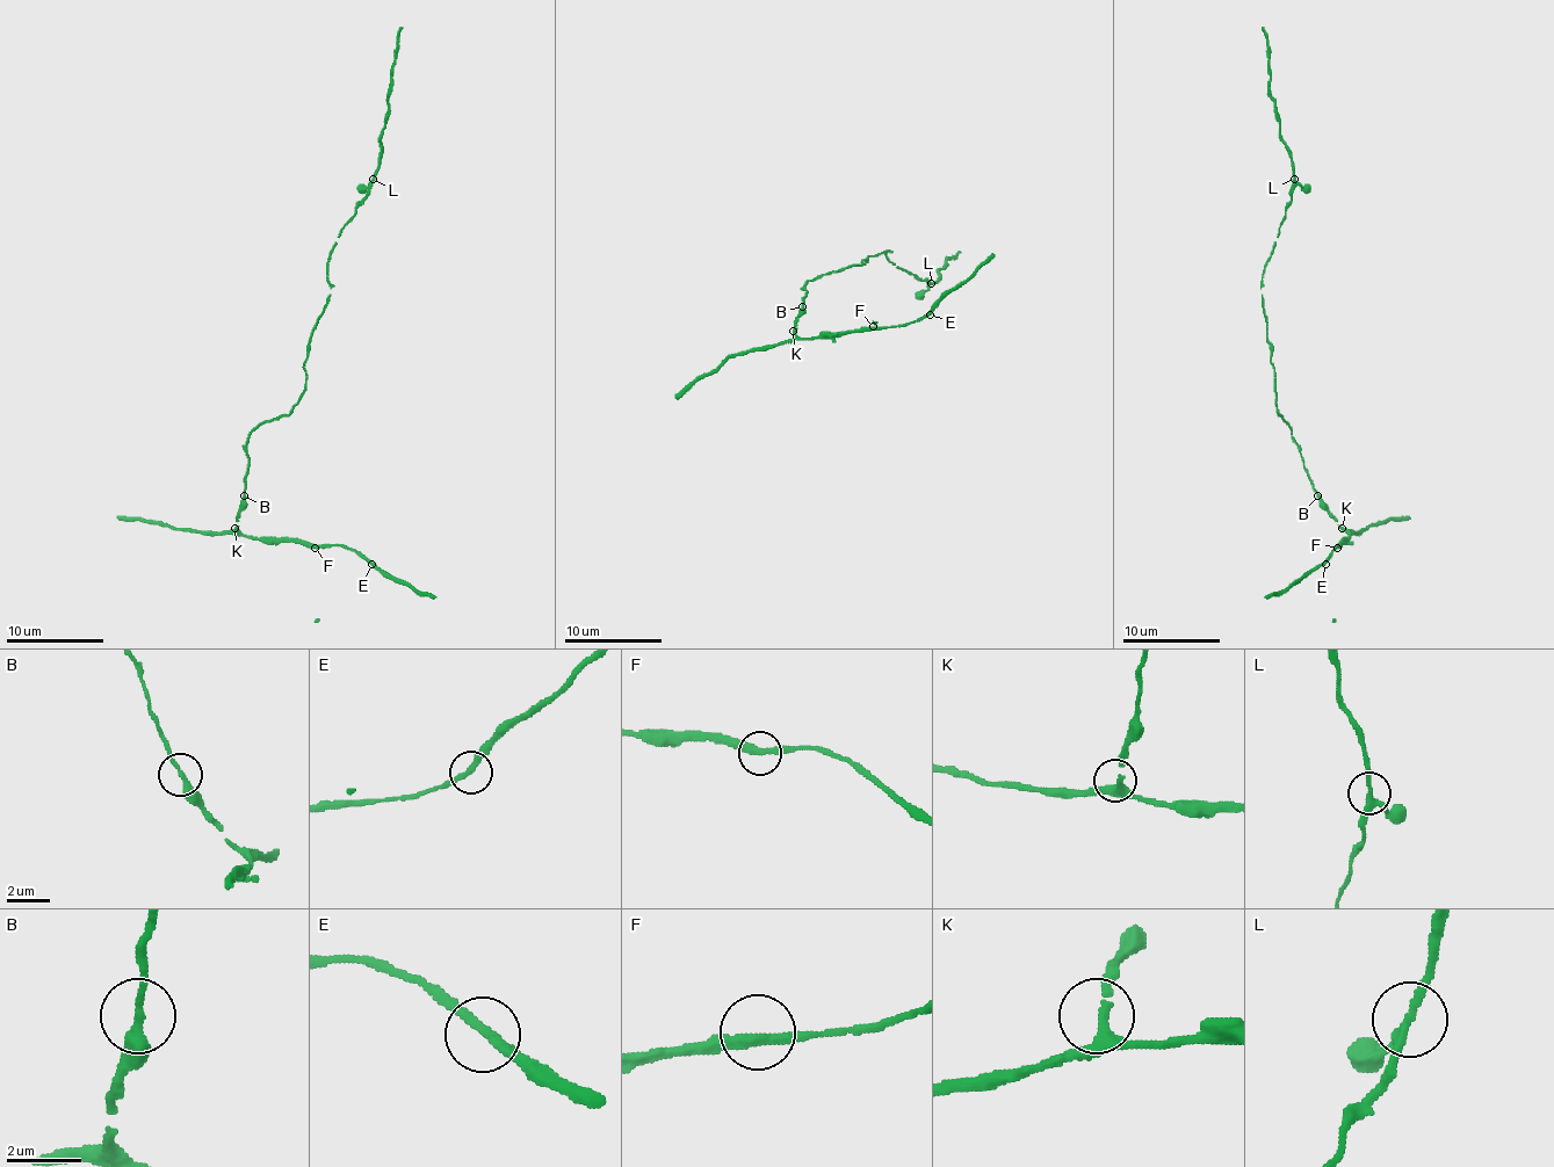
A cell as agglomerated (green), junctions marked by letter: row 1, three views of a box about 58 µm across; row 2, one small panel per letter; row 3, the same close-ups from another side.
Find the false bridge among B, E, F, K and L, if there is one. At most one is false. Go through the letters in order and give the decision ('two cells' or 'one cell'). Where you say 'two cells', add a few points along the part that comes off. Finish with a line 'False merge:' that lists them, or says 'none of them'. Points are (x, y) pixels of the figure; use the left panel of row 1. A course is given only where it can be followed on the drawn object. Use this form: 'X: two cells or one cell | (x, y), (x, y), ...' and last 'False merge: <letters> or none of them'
B: one cell
E: one cell
F: one cell
K: one cell
L: two cells | (374, 180), (391, 89), (396, 35), (403, 28)
False merge: L

